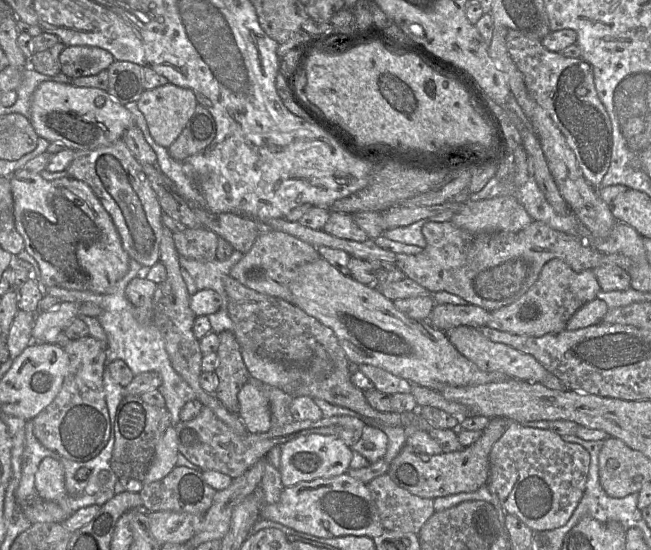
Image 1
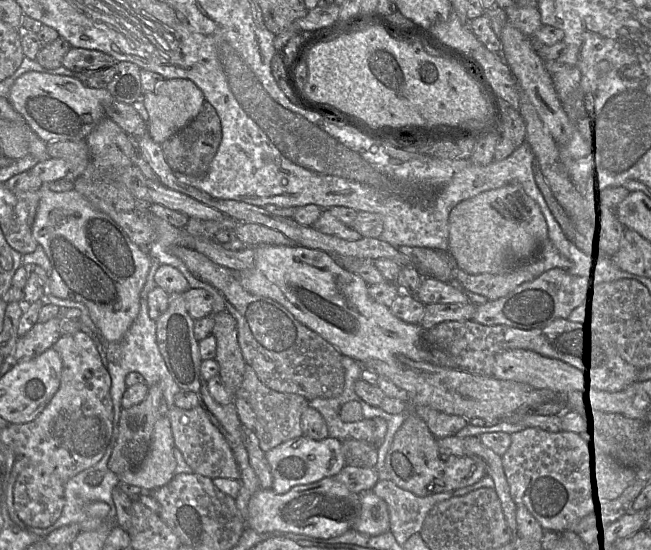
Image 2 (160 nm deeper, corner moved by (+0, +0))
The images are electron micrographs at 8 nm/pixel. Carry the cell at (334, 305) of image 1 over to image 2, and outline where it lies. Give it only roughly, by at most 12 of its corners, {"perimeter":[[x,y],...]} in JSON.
{"perimeter":[[259,245],[236,273],[361,364],[432,362],[421,325],[329,253]]}

